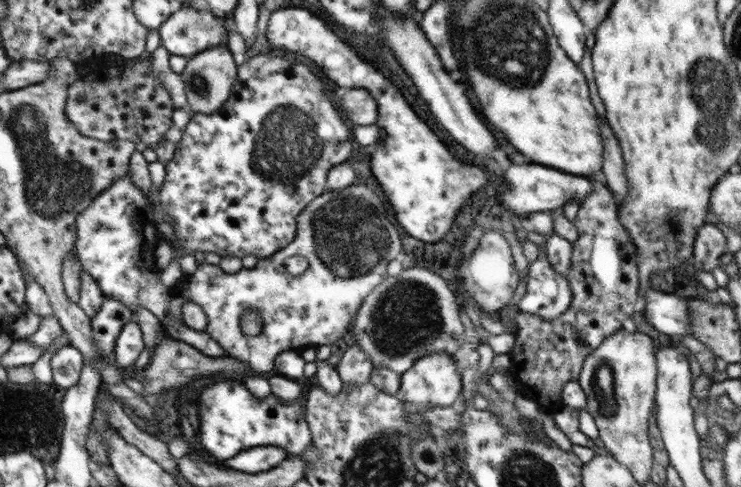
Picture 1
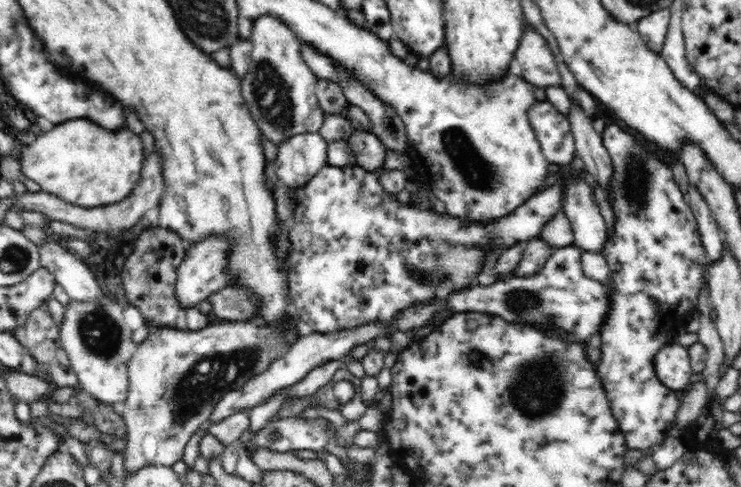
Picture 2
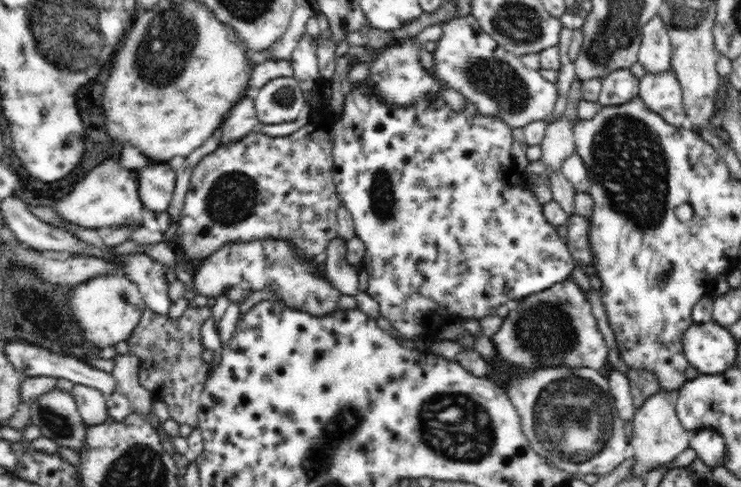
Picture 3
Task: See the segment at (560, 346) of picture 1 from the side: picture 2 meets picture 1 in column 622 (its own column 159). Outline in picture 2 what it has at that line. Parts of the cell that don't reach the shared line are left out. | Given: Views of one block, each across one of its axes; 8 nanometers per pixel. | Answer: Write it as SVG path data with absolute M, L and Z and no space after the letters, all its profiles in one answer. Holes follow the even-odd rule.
M159 224L155 227L144 228L140 233L140 238L134 242L133 251L125 261L124 270L121 273L127 302L134 305L149 324L175 324L178 318L178 310L181 306L174 294L176 284L176 270L178 265L184 260L188 245L172 230L166 230Z

